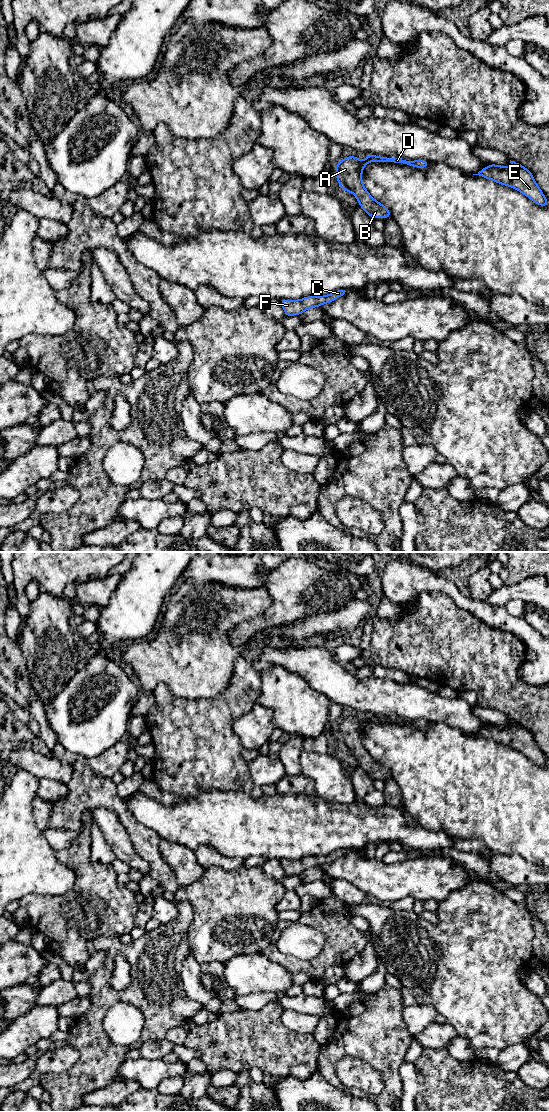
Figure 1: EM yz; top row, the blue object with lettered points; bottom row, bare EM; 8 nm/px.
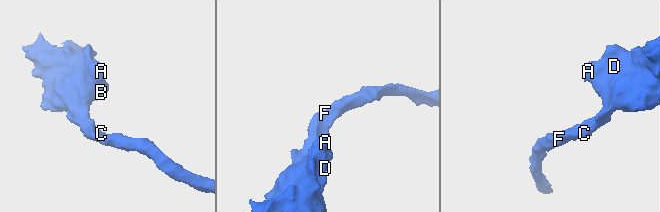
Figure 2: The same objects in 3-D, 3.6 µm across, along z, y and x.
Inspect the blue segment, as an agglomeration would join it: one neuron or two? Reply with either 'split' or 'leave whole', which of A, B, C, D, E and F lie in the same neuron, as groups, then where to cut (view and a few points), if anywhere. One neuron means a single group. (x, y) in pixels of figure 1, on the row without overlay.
leave whole; A B C D E F; no cut

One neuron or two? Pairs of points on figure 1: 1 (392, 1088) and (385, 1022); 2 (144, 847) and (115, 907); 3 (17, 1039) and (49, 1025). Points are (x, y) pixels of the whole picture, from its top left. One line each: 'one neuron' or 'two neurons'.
1: one neuron
2: two neurons
3: one neuron

